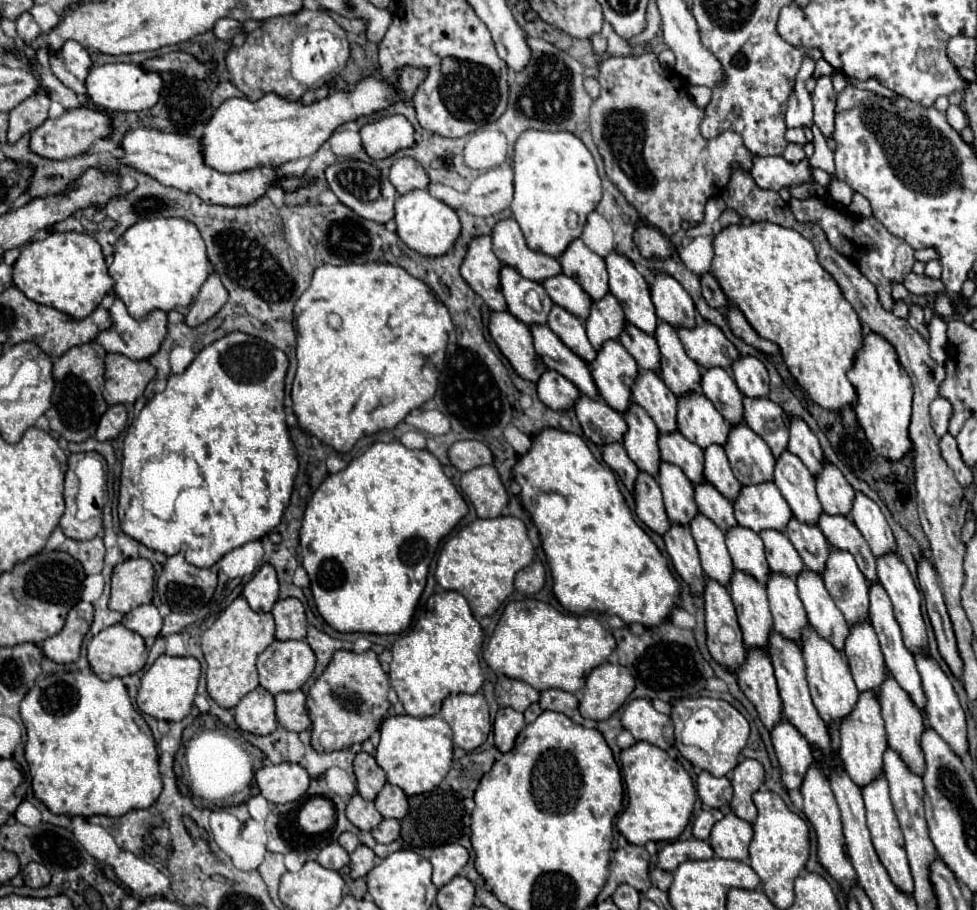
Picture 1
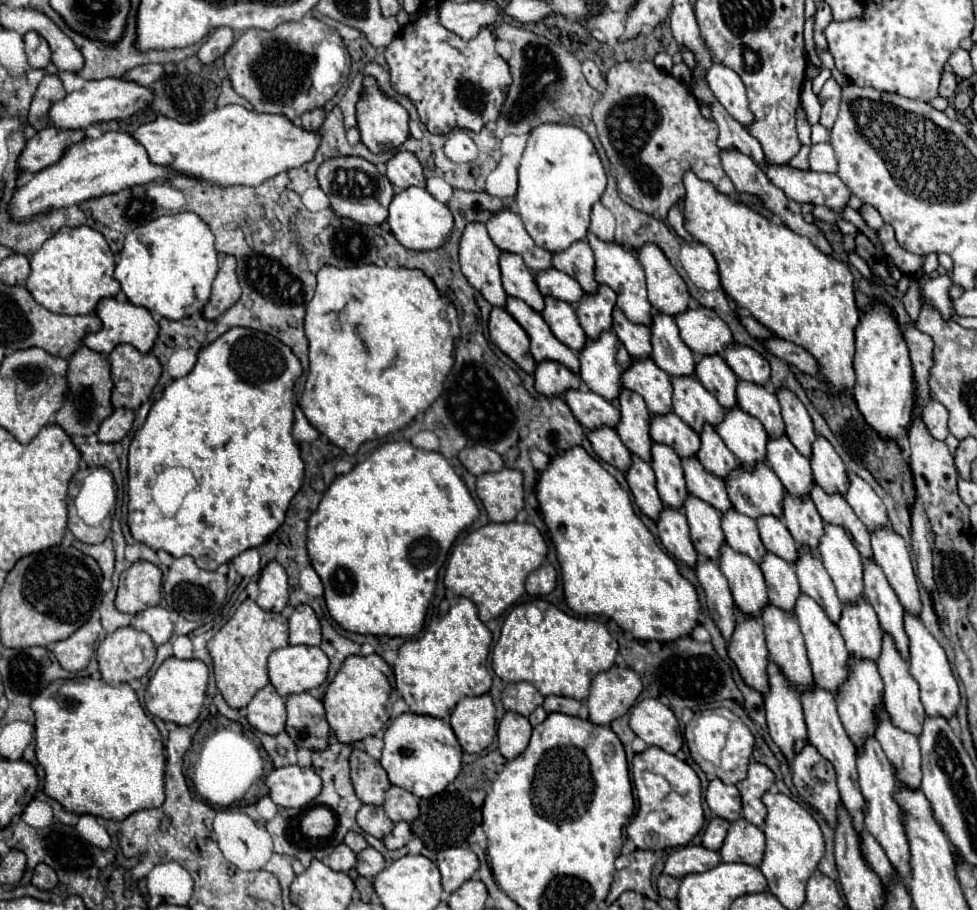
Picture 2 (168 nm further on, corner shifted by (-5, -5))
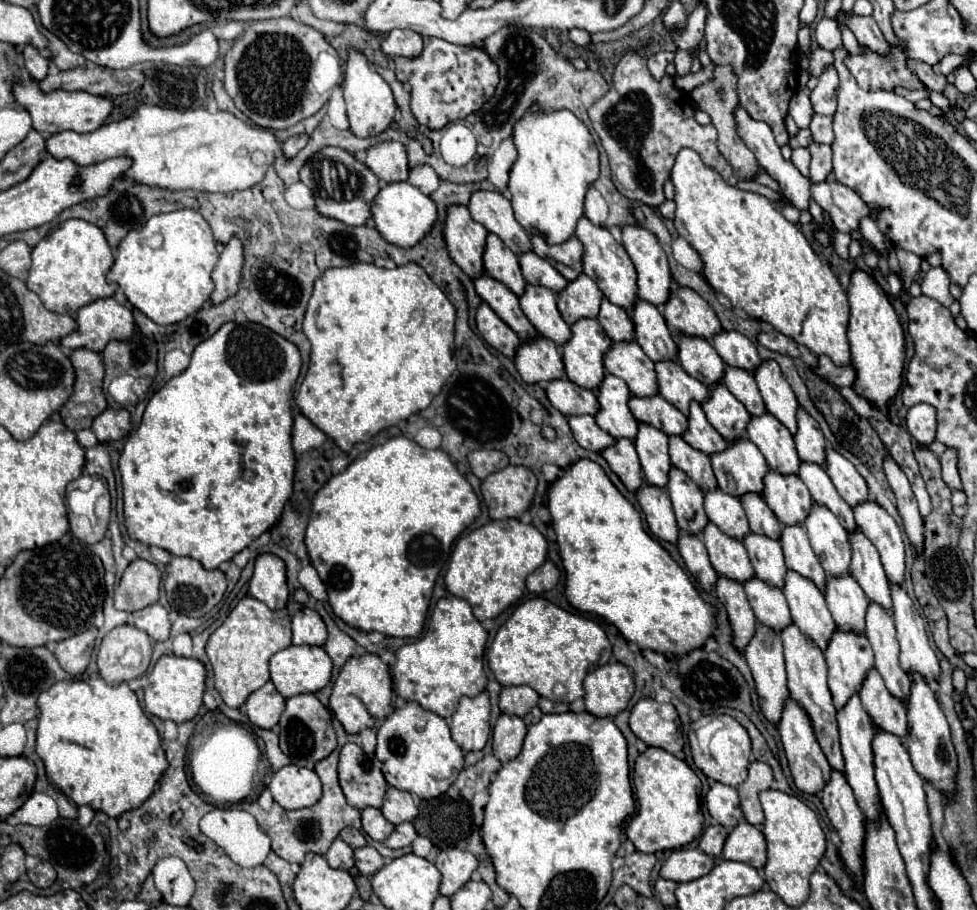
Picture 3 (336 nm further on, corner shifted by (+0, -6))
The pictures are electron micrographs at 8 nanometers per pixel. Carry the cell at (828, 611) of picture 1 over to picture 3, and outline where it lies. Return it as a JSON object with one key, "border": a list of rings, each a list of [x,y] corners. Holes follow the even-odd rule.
{"border":[[[785,526],[779,542],[783,546],[787,568],[801,574],[803,578],[811,580],[821,590],[821,594],[825,594],[827,576],[825,576],[817,556],[811,550],[805,528],[803,526]]]}

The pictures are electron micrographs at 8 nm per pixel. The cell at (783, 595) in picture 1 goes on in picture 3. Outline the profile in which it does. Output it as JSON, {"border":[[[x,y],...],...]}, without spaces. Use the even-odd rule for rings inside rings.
{"border":[[[751,532],[743,538],[743,546],[749,552],[757,578],[769,586],[783,588],[787,566],[785,566],[781,544],[777,540]]]}

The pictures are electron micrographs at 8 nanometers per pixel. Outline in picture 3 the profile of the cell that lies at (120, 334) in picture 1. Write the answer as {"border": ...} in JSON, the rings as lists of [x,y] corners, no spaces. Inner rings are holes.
{"border":[[[101,298],[83,306],[77,312],[77,324],[75,332],[61,338],[61,346],[103,352],[111,340],[127,342],[137,330],[133,310],[115,298]]]}

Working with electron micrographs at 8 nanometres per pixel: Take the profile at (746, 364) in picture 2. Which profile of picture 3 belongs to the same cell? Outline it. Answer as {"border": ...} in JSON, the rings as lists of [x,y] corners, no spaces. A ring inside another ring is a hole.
{"border":[[[735,330],[719,332],[713,338],[713,348],[727,366],[741,368],[747,372],[755,372],[761,366],[761,358],[753,342]]]}

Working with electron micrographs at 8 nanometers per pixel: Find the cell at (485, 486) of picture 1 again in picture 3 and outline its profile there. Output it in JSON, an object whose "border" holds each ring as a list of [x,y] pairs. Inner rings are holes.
{"border":[[[505,466],[481,482],[481,494],[491,520],[519,518],[531,504],[537,478],[529,468]]]}

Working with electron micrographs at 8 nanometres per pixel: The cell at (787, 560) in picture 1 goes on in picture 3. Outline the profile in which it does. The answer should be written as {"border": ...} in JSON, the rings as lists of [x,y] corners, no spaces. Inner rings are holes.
{"border":[[[747,494],[747,496],[741,496],[741,504],[747,512],[751,532],[767,536],[771,540],[781,538],[781,524],[777,520],[777,516],[769,510],[769,506],[765,504],[763,498],[759,498],[757,494]]]}

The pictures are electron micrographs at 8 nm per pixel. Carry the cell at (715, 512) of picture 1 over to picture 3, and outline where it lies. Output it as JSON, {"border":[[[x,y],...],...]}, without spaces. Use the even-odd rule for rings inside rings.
{"border":[[[681,436],[669,438],[669,456],[671,464],[685,472],[703,492],[713,492],[717,488],[709,456],[691,448]]]}

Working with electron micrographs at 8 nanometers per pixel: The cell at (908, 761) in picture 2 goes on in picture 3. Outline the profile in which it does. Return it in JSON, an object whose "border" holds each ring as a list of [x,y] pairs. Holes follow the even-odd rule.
{"border":[[[875,668],[867,674],[859,698],[877,730],[895,734],[901,740],[907,738],[907,708],[887,692],[883,678]]]}

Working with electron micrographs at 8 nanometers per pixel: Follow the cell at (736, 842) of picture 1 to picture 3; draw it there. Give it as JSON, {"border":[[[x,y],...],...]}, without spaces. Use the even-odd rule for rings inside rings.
{"border":[[[741,820],[725,840],[723,858],[751,864],[757,870],[763,868],[763,864],[767,860],[763,832],[755,826],[751,826],[749,822]]]}

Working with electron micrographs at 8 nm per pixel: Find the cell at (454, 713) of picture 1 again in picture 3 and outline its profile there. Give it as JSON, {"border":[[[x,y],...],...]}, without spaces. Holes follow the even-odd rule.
{"border":[[[484,690],[473,698],[463,696],[459,700],[457,712],[451,716],[449,722],[451,736],[461,746],[463,752],[483,750],[491,734],[491,726],[489,726],[491,706],[489,706],[489,696],[485,692]]]}

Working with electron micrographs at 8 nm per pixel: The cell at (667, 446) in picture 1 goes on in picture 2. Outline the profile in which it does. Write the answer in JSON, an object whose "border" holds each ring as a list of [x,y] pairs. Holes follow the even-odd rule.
{"border":[[[672,411],[666,415],[650,415],[650,437],[674,447],[680,457],[696,455],[700,449],[700,435]]]}

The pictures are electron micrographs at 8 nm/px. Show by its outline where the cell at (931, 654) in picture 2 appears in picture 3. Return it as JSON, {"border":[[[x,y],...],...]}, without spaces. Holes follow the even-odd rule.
{"border":[[[891,586],[893,596],[893,620],[897,628],[897,640],[901,644],[901,668],[911,674],[923,676],[925,682],[939,680],[941,666],[937,654],[929,646],[925,622],[919,616],[913,600],[905,594],[903,588]]]}

